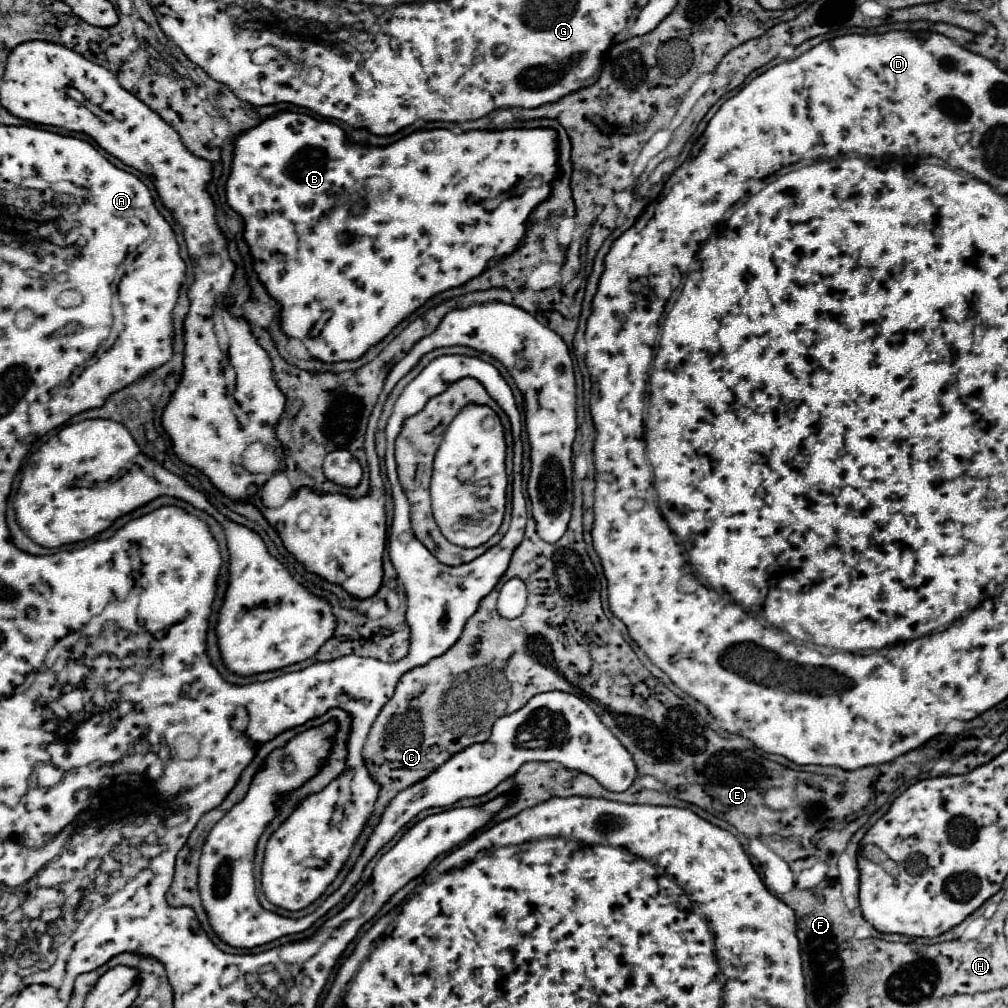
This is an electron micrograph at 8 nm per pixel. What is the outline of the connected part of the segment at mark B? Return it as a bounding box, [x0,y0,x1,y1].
[226,112,558,362]

